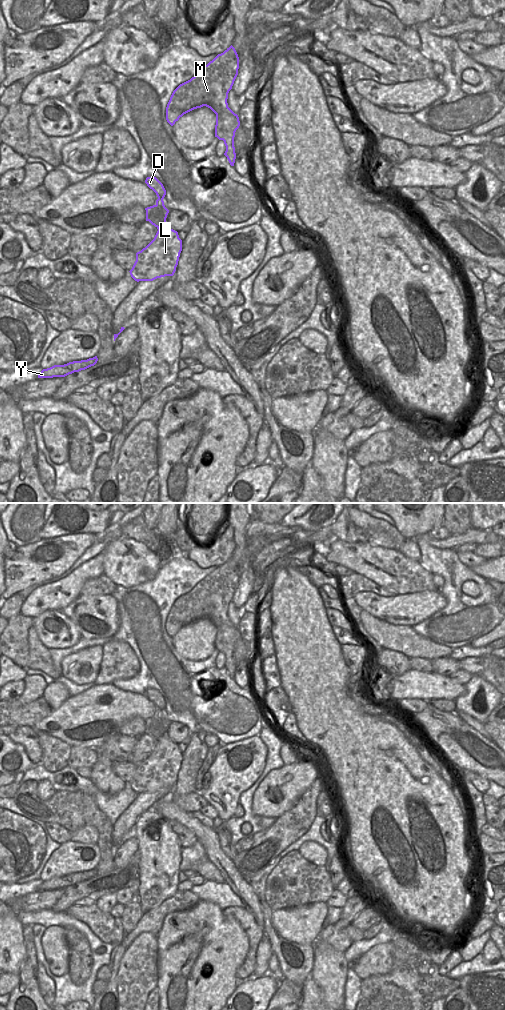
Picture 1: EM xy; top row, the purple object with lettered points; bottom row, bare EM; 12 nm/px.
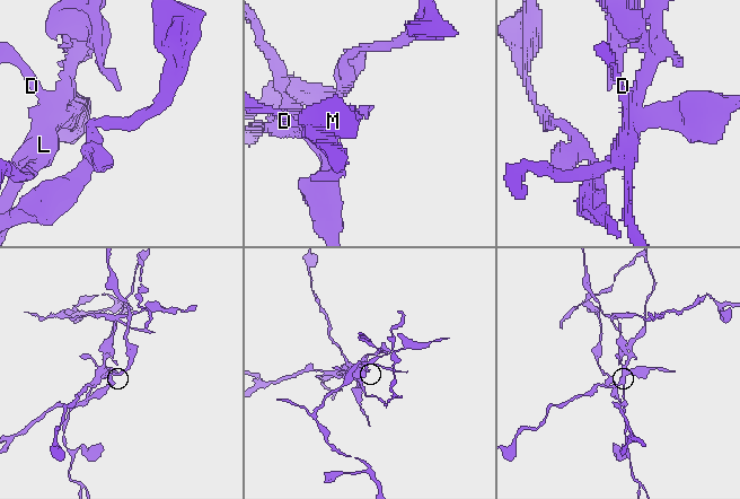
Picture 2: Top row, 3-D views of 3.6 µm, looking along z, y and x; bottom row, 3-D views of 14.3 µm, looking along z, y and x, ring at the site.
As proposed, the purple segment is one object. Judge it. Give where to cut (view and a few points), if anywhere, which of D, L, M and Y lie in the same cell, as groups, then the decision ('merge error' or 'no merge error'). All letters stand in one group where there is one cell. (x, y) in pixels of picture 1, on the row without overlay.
cut in xy along (67, 886), (55, 888); D L M / Y; merge error

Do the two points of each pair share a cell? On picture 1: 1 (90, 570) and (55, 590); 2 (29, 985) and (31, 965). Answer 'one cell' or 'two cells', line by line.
1: one cell
2: one cell

